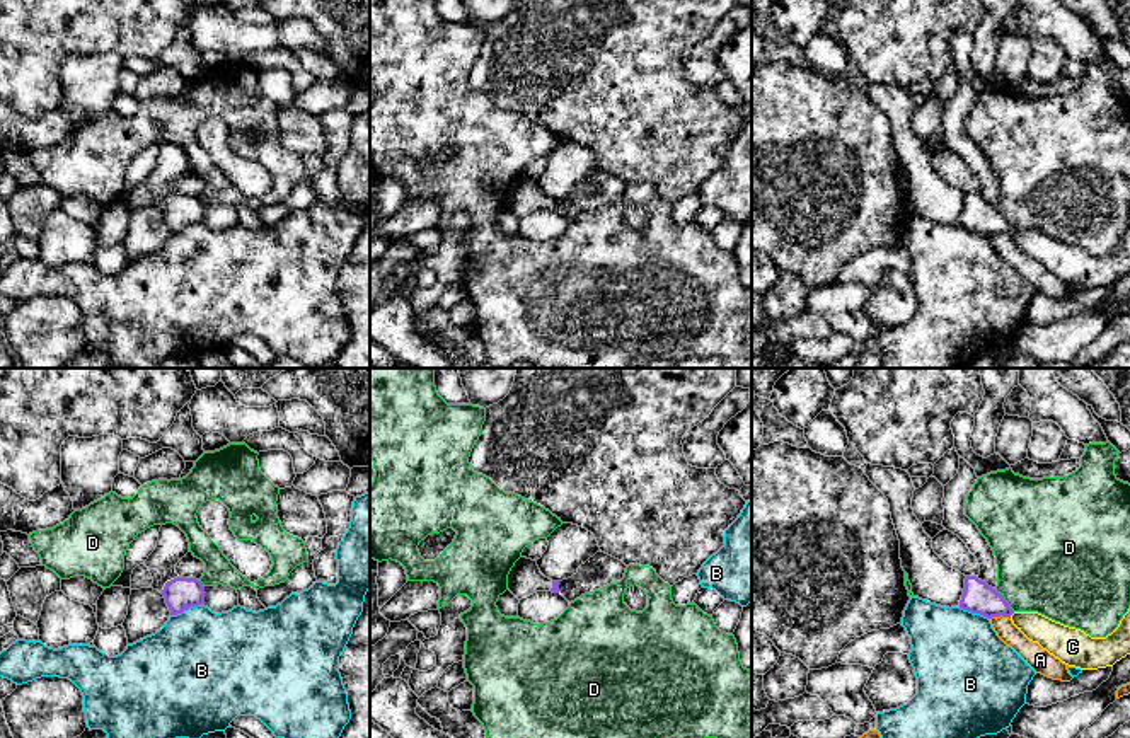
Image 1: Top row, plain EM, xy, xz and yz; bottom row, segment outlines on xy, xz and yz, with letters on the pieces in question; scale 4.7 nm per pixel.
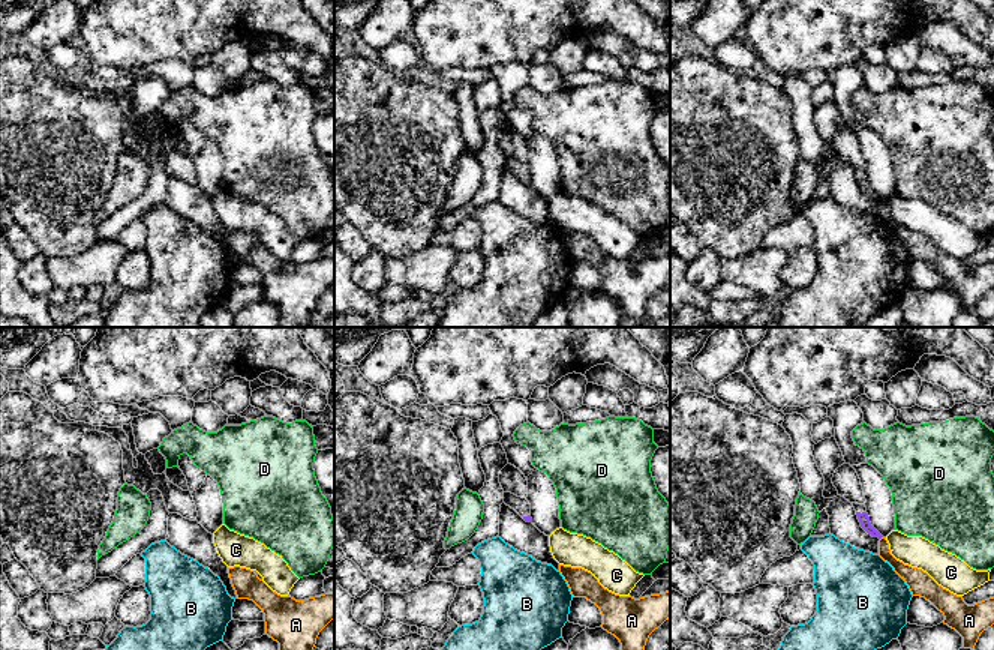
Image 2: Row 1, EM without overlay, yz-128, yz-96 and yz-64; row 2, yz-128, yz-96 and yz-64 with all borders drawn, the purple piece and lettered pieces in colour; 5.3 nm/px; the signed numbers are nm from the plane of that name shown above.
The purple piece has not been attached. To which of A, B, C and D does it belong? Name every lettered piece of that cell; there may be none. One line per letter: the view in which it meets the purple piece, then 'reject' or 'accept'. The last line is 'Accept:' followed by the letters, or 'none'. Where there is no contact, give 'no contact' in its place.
A: contact in yz; reject
B: contact in xy; reject
C: contact in yz; reject
D: contact in yz; reject
Accept: none

